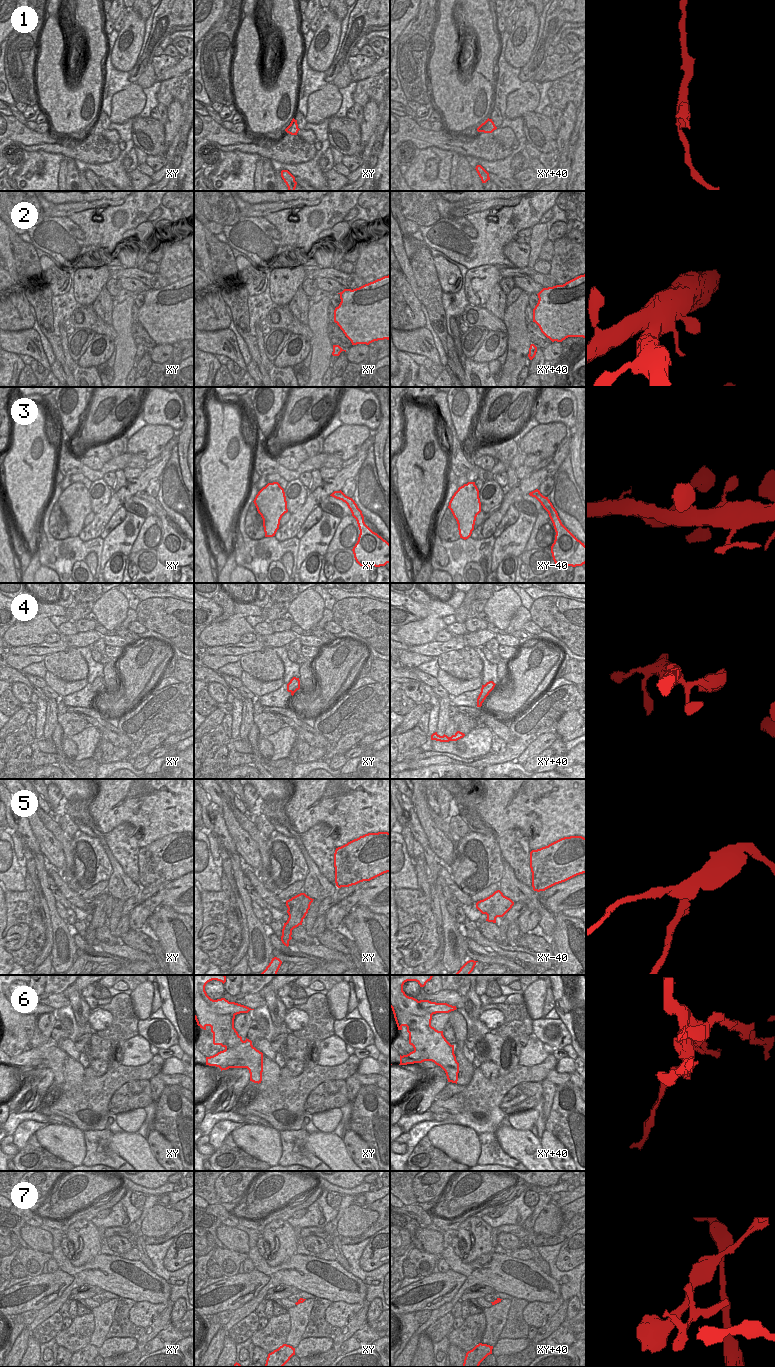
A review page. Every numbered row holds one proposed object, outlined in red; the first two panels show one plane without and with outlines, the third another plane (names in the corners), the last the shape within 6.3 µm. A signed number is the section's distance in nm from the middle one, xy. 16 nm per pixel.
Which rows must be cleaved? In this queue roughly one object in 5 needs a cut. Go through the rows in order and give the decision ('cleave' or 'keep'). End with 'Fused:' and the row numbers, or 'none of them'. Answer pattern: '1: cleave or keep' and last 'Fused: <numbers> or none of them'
1: keep
2: keep
3: keep
4: keep
5: cleave
6: cleave
7: keep
Fused: 5, 6

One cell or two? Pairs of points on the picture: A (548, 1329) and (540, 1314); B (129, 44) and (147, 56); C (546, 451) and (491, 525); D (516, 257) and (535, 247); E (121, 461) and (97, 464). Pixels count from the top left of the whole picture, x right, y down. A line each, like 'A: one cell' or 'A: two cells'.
A: two cells
B: two cells
C: two cells
D: two cells
E: two cells

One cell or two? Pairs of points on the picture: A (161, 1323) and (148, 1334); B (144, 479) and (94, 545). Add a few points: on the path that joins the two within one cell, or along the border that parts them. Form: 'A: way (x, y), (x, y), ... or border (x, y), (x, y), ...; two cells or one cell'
A: way (158, 1324), (151, 1331); one cell
B: border (99, 536), (88, 540), (81, 540), (78, 537); two cells

